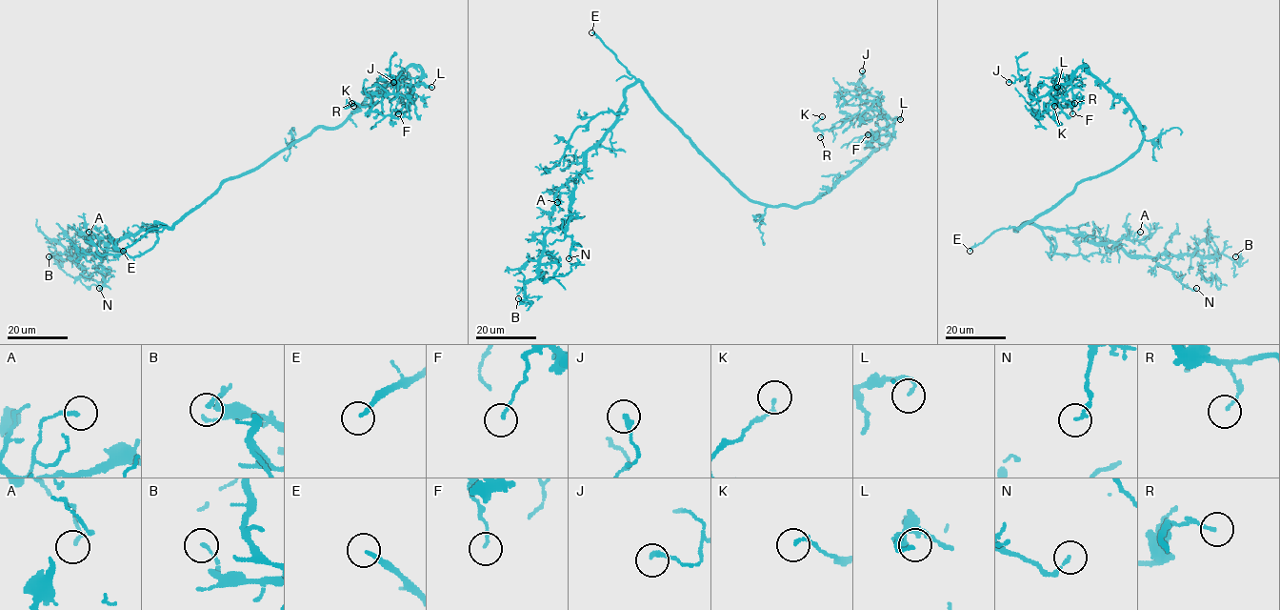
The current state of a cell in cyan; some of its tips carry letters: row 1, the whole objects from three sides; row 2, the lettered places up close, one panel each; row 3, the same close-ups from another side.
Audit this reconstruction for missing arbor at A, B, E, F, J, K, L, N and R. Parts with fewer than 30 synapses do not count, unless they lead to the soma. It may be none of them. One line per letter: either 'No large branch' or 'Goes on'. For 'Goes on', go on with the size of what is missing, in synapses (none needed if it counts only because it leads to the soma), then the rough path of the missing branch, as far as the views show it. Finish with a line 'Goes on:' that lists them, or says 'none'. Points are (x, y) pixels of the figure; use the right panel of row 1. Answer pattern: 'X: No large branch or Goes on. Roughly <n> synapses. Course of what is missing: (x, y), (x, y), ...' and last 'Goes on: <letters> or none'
A: No large branch
B: No large branch
E: Goes on
F: No large branch
J: No large branch
K: No large branch
L: No large branch
N: No large branch
R: No large branch
Goes on: E

